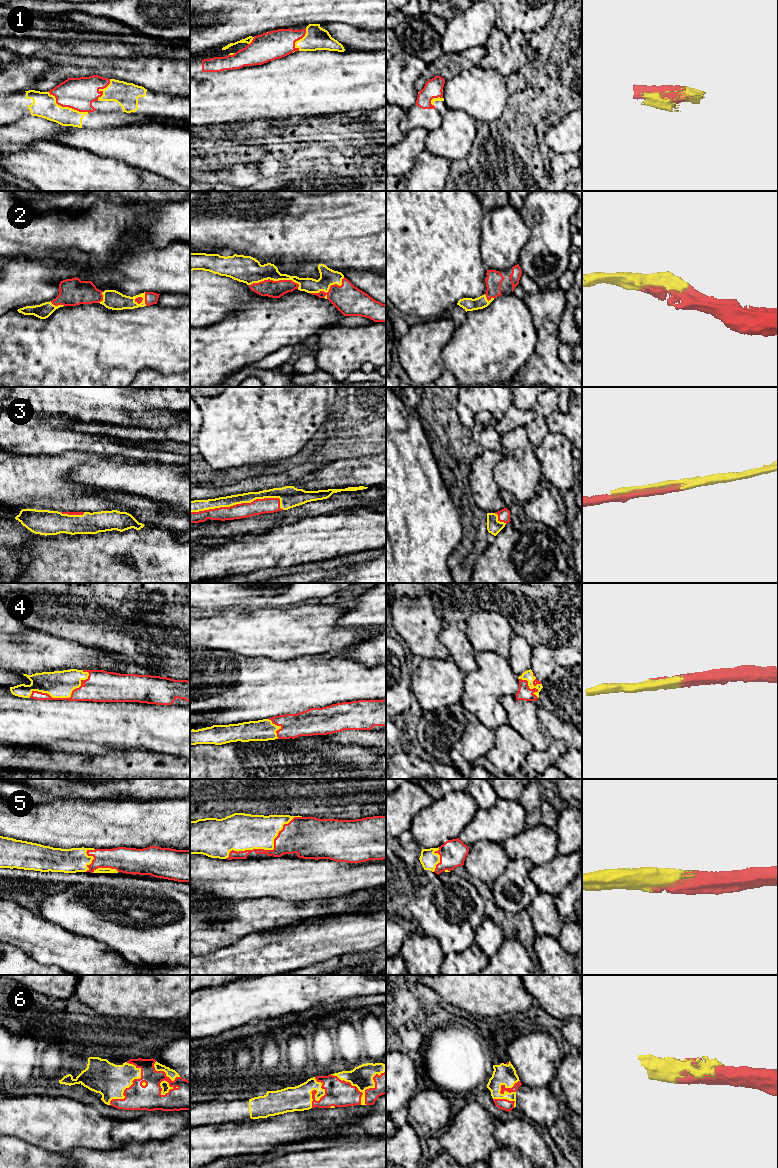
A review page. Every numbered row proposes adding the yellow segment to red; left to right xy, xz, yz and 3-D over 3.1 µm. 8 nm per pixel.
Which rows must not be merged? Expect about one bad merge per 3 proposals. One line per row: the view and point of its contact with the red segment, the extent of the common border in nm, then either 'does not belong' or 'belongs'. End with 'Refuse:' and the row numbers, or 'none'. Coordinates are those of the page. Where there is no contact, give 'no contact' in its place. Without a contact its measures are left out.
1: xy (67, 106) | 360 nm | belongs
2: xz (274, 281) | 400 nm | belongs
3: xz (241, 503) | 750 nm | belongs
4: xy (62, 698) | 500 nm | belongs
5: xz (268, 850) | 700 nm | belongs
6: xz (365, 1090) | 460 nm | belongs
Refuse: none

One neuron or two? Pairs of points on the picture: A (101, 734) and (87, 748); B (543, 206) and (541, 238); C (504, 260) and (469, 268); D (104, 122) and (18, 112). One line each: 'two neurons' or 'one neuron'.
A: two neurons
B: one neuron
C: two neurons
D: one neuron

